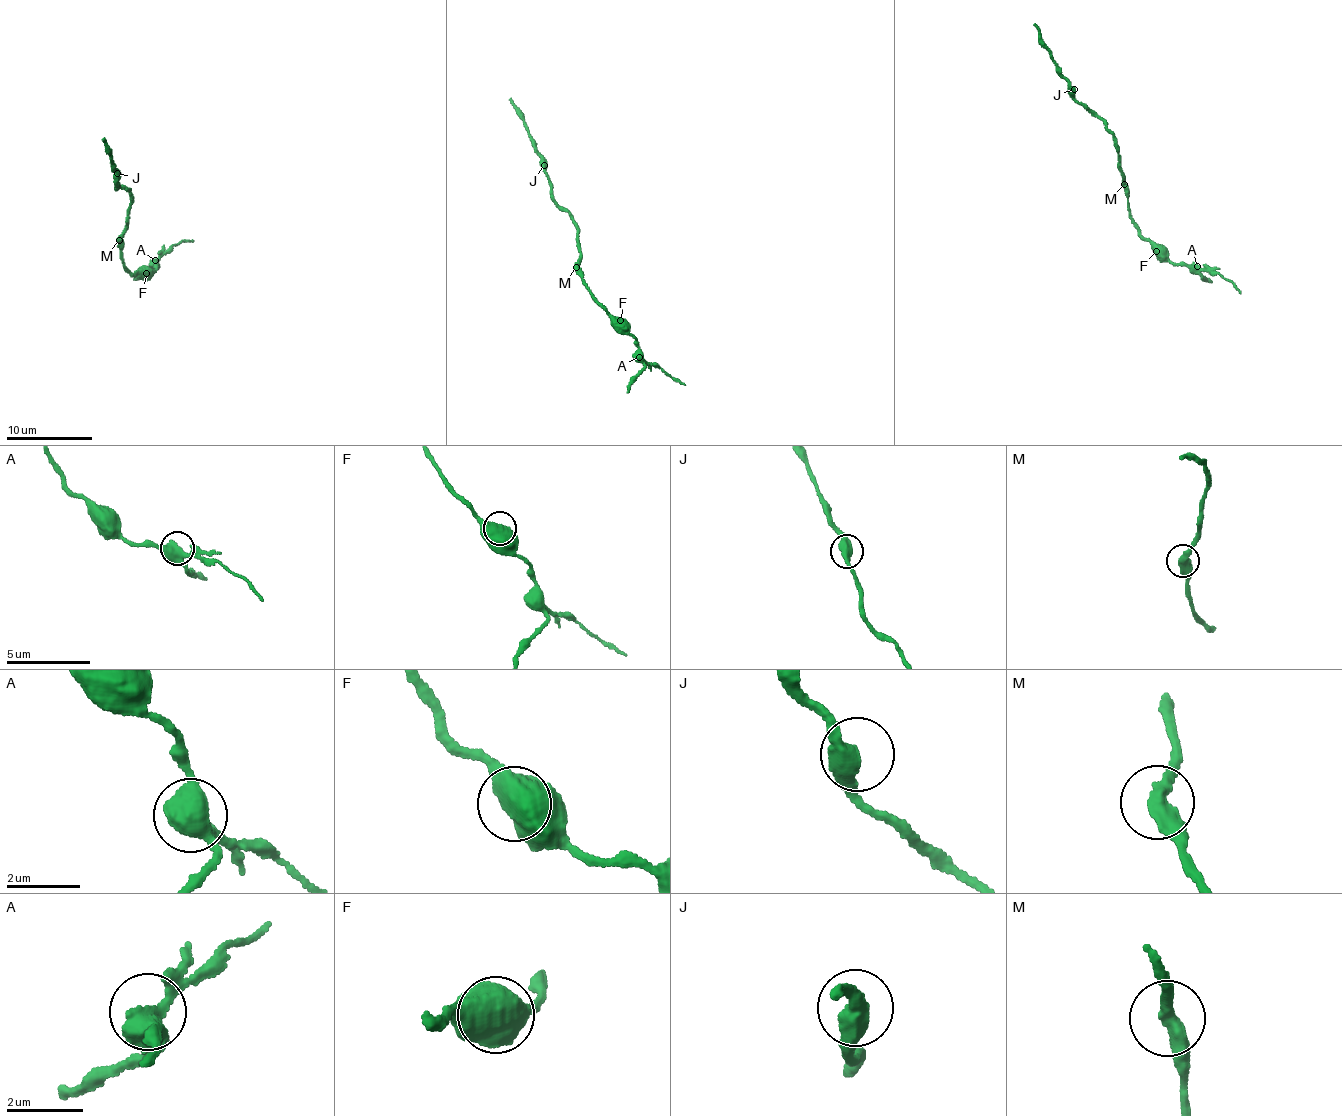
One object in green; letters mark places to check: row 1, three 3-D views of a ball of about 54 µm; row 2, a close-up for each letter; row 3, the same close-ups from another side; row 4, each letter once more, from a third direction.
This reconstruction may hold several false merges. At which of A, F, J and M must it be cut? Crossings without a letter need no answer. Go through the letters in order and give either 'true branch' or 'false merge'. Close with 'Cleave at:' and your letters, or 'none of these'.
A: false merge
F: true branch
J: true branch
M: true branch
Cleave at: A

